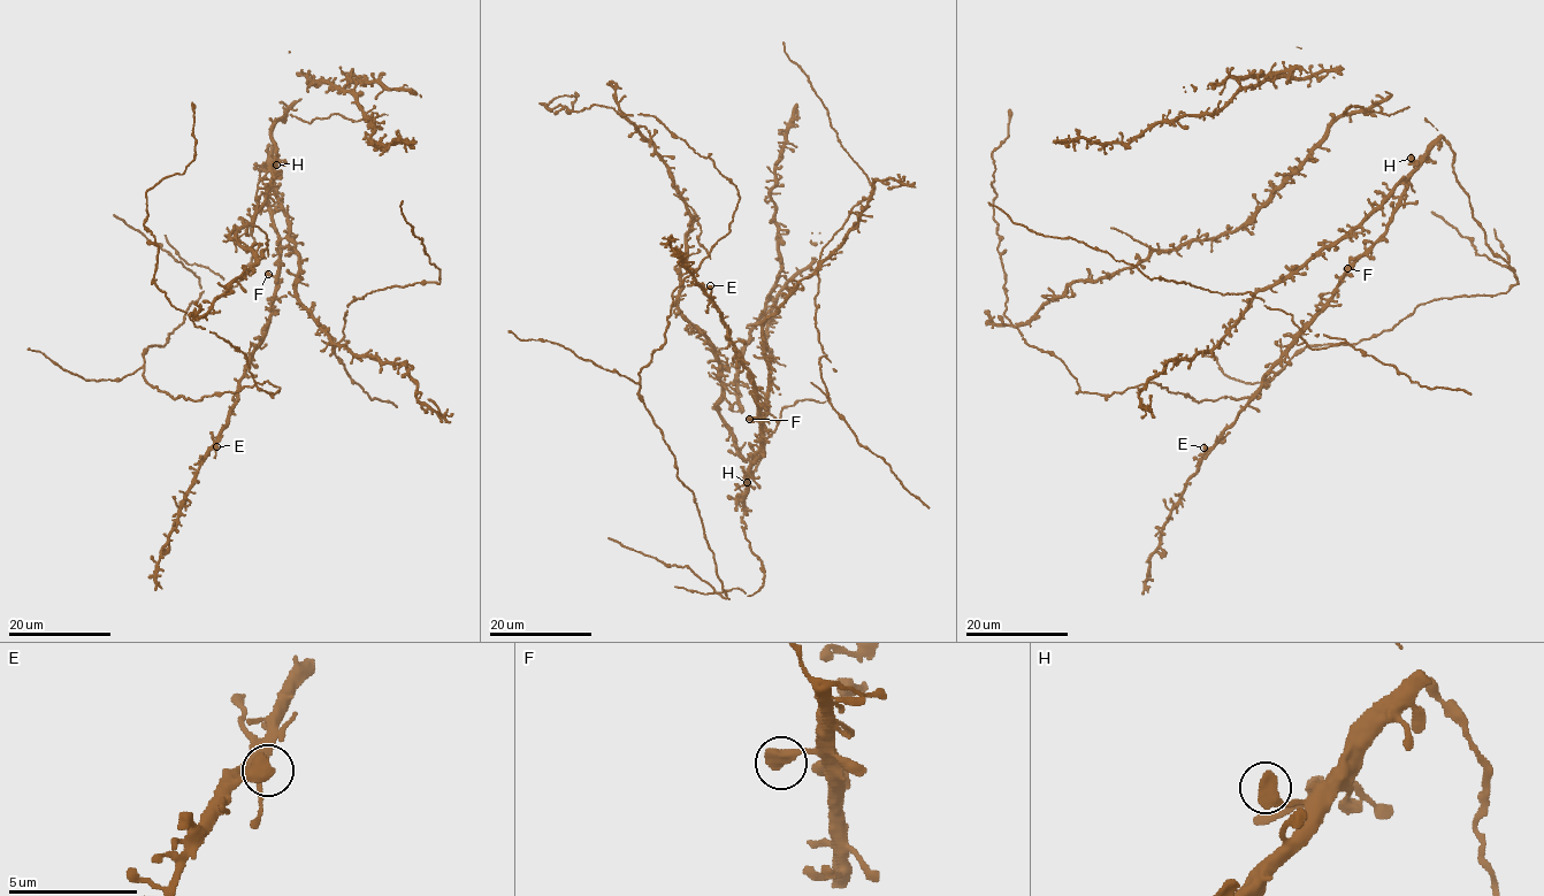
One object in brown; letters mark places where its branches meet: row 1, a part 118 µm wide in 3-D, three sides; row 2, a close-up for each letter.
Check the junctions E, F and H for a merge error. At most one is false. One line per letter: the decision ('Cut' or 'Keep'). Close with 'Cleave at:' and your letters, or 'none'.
E: Keep
F: Keep
H: Keep
Cleave at: none

